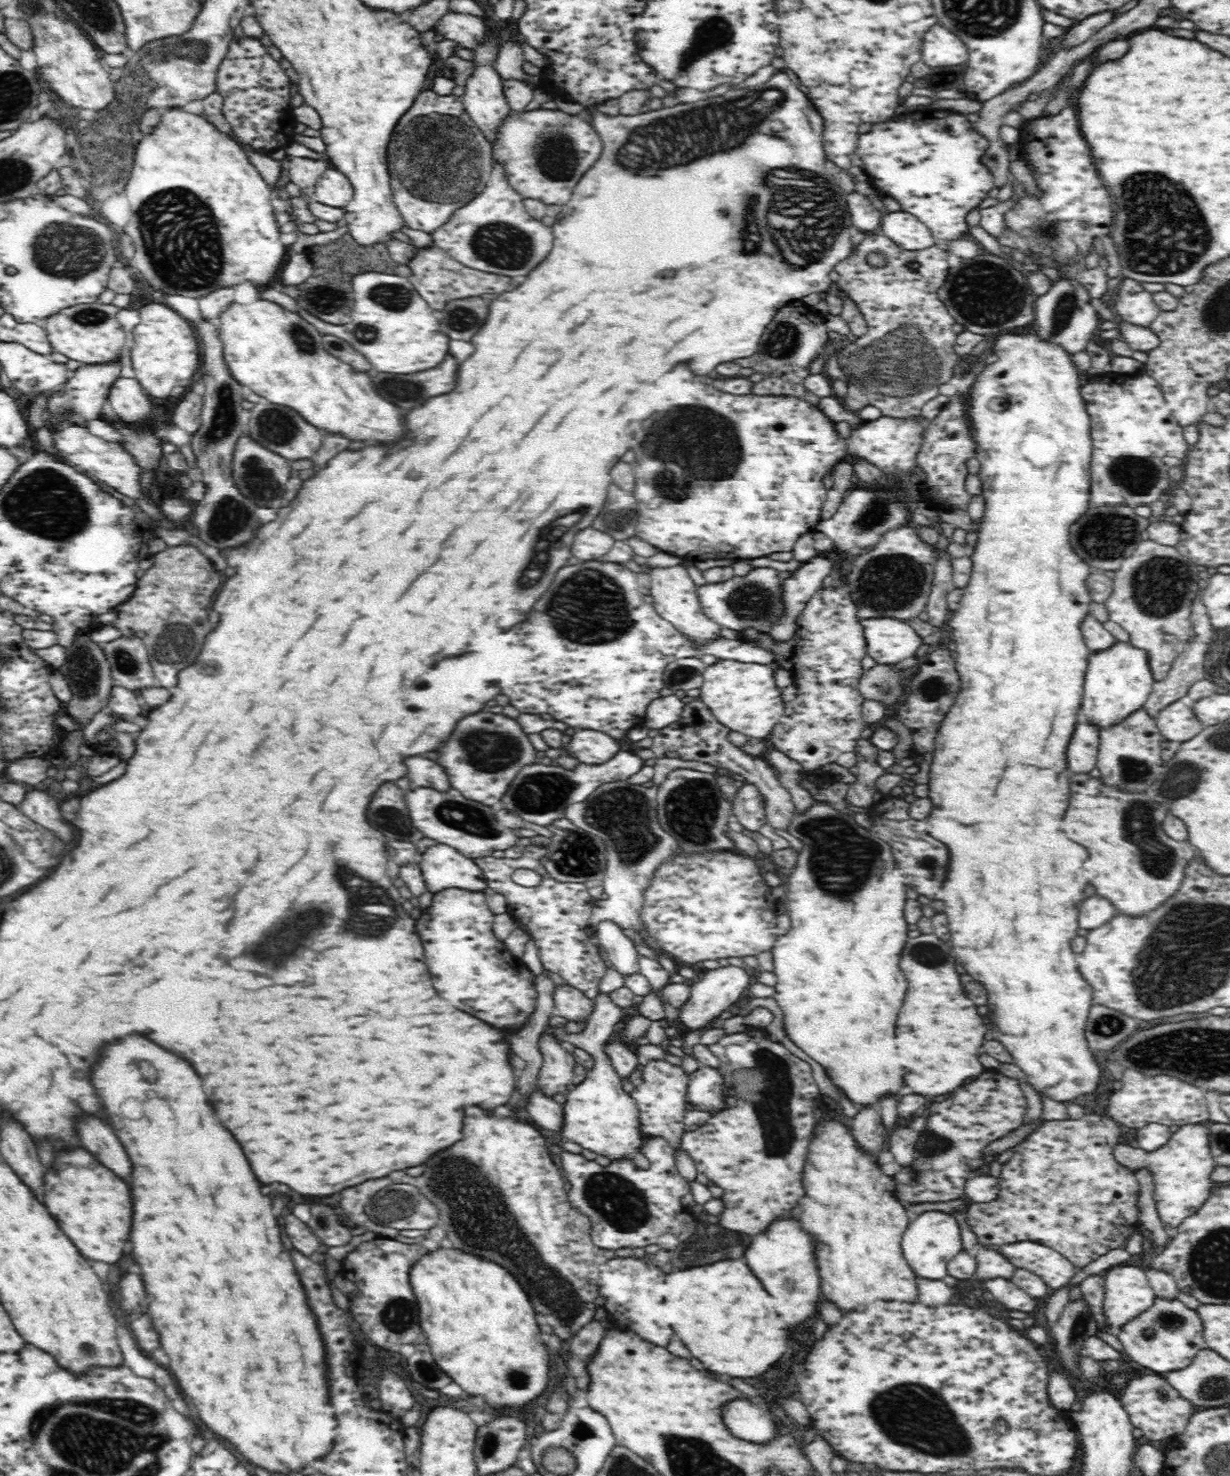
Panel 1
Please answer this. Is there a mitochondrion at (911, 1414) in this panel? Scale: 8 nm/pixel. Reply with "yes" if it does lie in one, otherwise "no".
yes

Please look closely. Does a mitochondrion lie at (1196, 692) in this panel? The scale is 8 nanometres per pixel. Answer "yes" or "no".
no

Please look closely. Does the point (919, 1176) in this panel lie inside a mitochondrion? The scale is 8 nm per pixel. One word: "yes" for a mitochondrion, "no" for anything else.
yes

